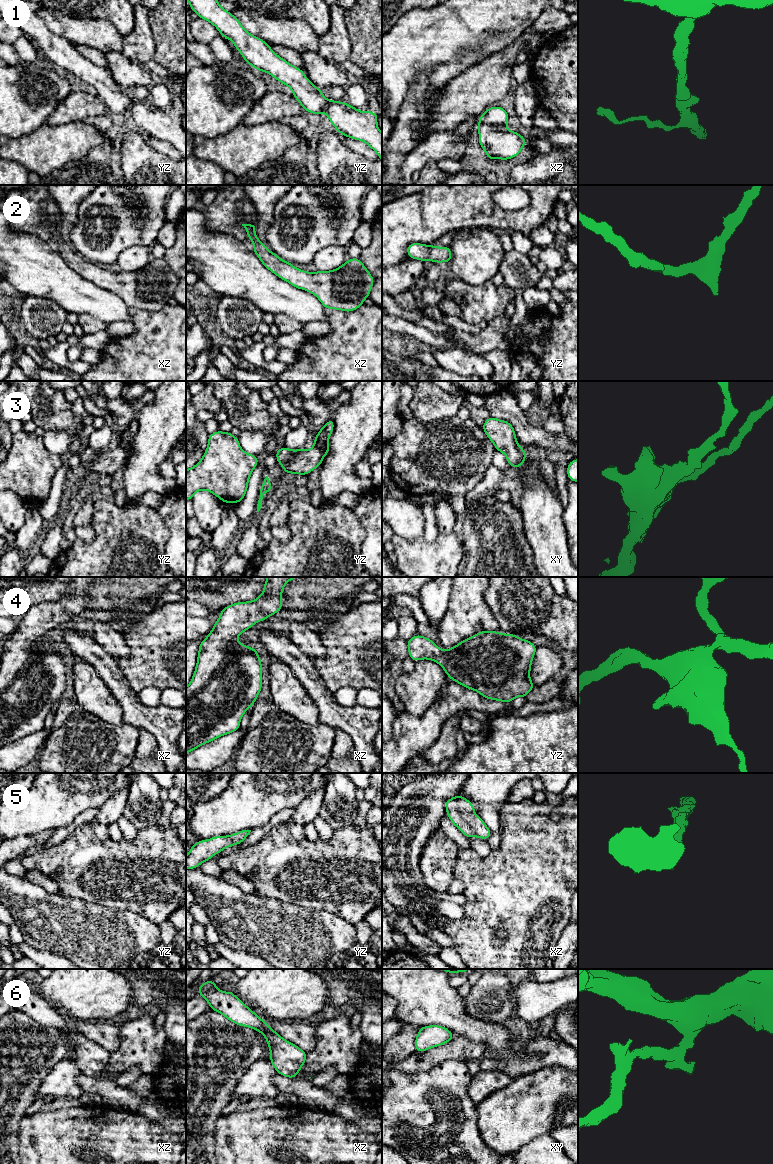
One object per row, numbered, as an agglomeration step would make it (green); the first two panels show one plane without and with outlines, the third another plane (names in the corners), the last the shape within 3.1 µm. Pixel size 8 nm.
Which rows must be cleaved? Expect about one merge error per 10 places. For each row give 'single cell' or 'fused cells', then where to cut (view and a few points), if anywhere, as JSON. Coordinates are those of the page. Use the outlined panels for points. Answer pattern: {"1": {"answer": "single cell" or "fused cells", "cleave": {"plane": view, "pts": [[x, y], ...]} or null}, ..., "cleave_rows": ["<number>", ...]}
{"1": {"answer": "single cell", "cleave": null}, "2": {"answer": "single cell", "cleave": null}, "3": {"answer": "single cell", "cleave": null}, "4": {"answer": "single cell", "cleave": null}, "5": {"answer": "single cell", "cleave": null}, "6": {"answer": "single cell", "cleave": null}, "cleave_rows": []}

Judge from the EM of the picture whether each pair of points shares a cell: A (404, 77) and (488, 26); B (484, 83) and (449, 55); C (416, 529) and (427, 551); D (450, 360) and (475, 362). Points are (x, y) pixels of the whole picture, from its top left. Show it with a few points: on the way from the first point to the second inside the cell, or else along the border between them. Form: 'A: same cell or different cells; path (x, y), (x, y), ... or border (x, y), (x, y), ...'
A: same cell; path (425, 56), (438, 43), (467, 28)
B: different cells; border (486, 57), (477, 61), (447, 83)
C: different cells; border (396, 534), (408, 539), (422, 536)
D: same cell; path (456, 360), (469, 362)

